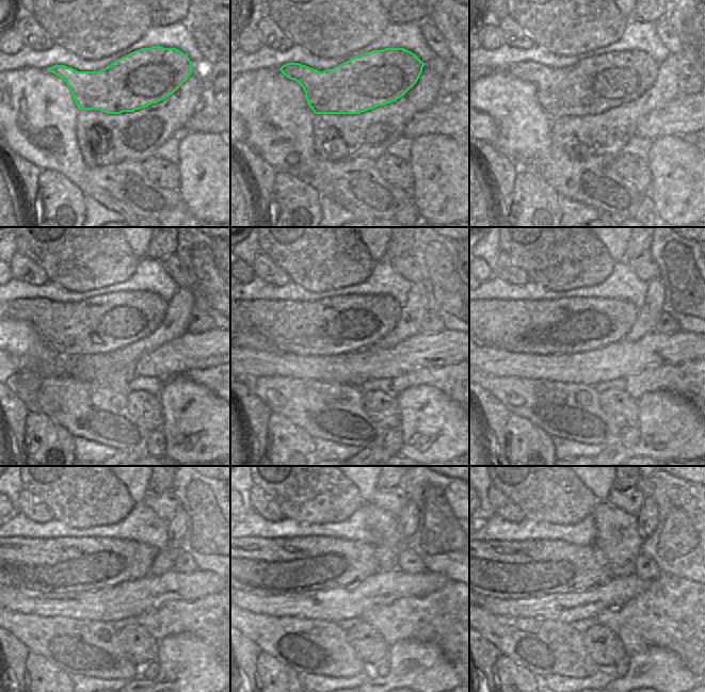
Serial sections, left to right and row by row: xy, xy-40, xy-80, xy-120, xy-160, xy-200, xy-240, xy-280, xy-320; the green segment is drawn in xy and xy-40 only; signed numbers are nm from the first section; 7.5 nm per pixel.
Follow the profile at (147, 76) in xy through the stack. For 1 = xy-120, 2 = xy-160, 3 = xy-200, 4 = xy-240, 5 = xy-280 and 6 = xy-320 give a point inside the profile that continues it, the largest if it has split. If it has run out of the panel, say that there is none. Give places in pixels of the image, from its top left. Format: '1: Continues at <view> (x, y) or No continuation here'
1: Continues at xy-120 (103, 323)
2: Continues at xy-160 (341, 324)
3: Continues at xy-200 (569, 325)
4: Continues at xy-240 (66, 564)
5: Continues at xy-280 (262, 566)
6: Continues at xy-320 (508, 569).

